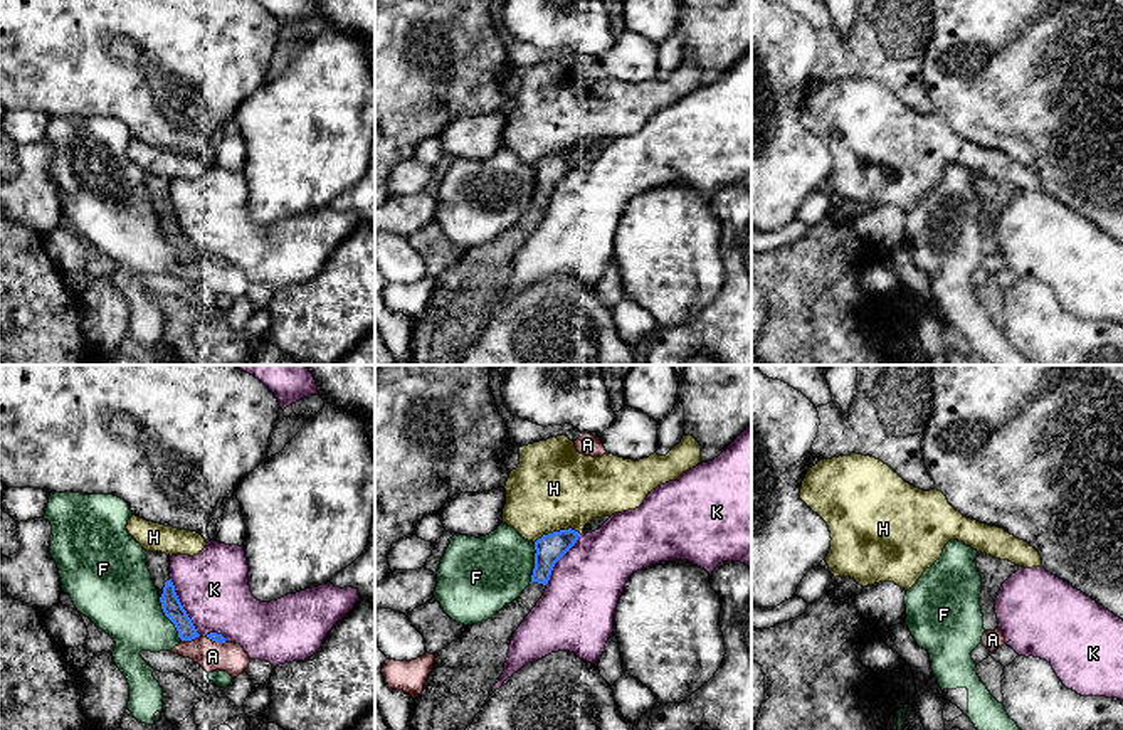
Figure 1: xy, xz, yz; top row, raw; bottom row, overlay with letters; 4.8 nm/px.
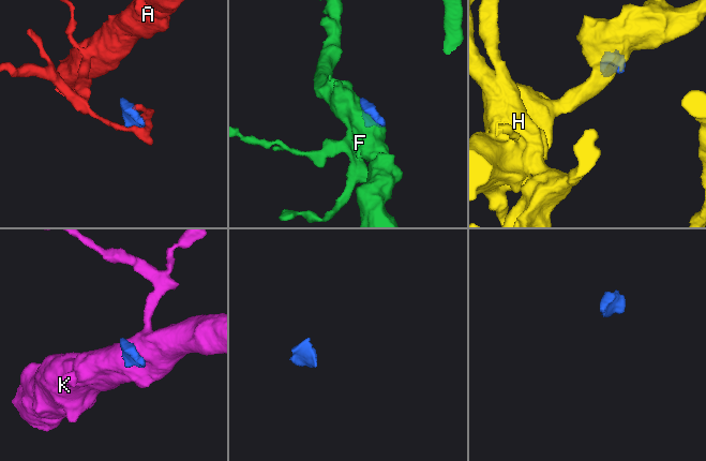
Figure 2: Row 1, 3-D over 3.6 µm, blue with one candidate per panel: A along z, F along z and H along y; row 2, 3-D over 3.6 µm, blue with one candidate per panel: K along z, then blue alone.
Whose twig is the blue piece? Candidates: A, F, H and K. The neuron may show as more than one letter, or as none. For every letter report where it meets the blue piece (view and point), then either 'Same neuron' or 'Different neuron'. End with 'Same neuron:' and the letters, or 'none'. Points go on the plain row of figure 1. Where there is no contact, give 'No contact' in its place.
A: Touches blue at xy (190, 263). Different neuron
F: Touches blue at xy (168, 241). Different neuron
H: Touches blue at xz (557, 155). Different neuron
K: Touches blue at xy (182, 229). Different neuron
Same neuron: none

